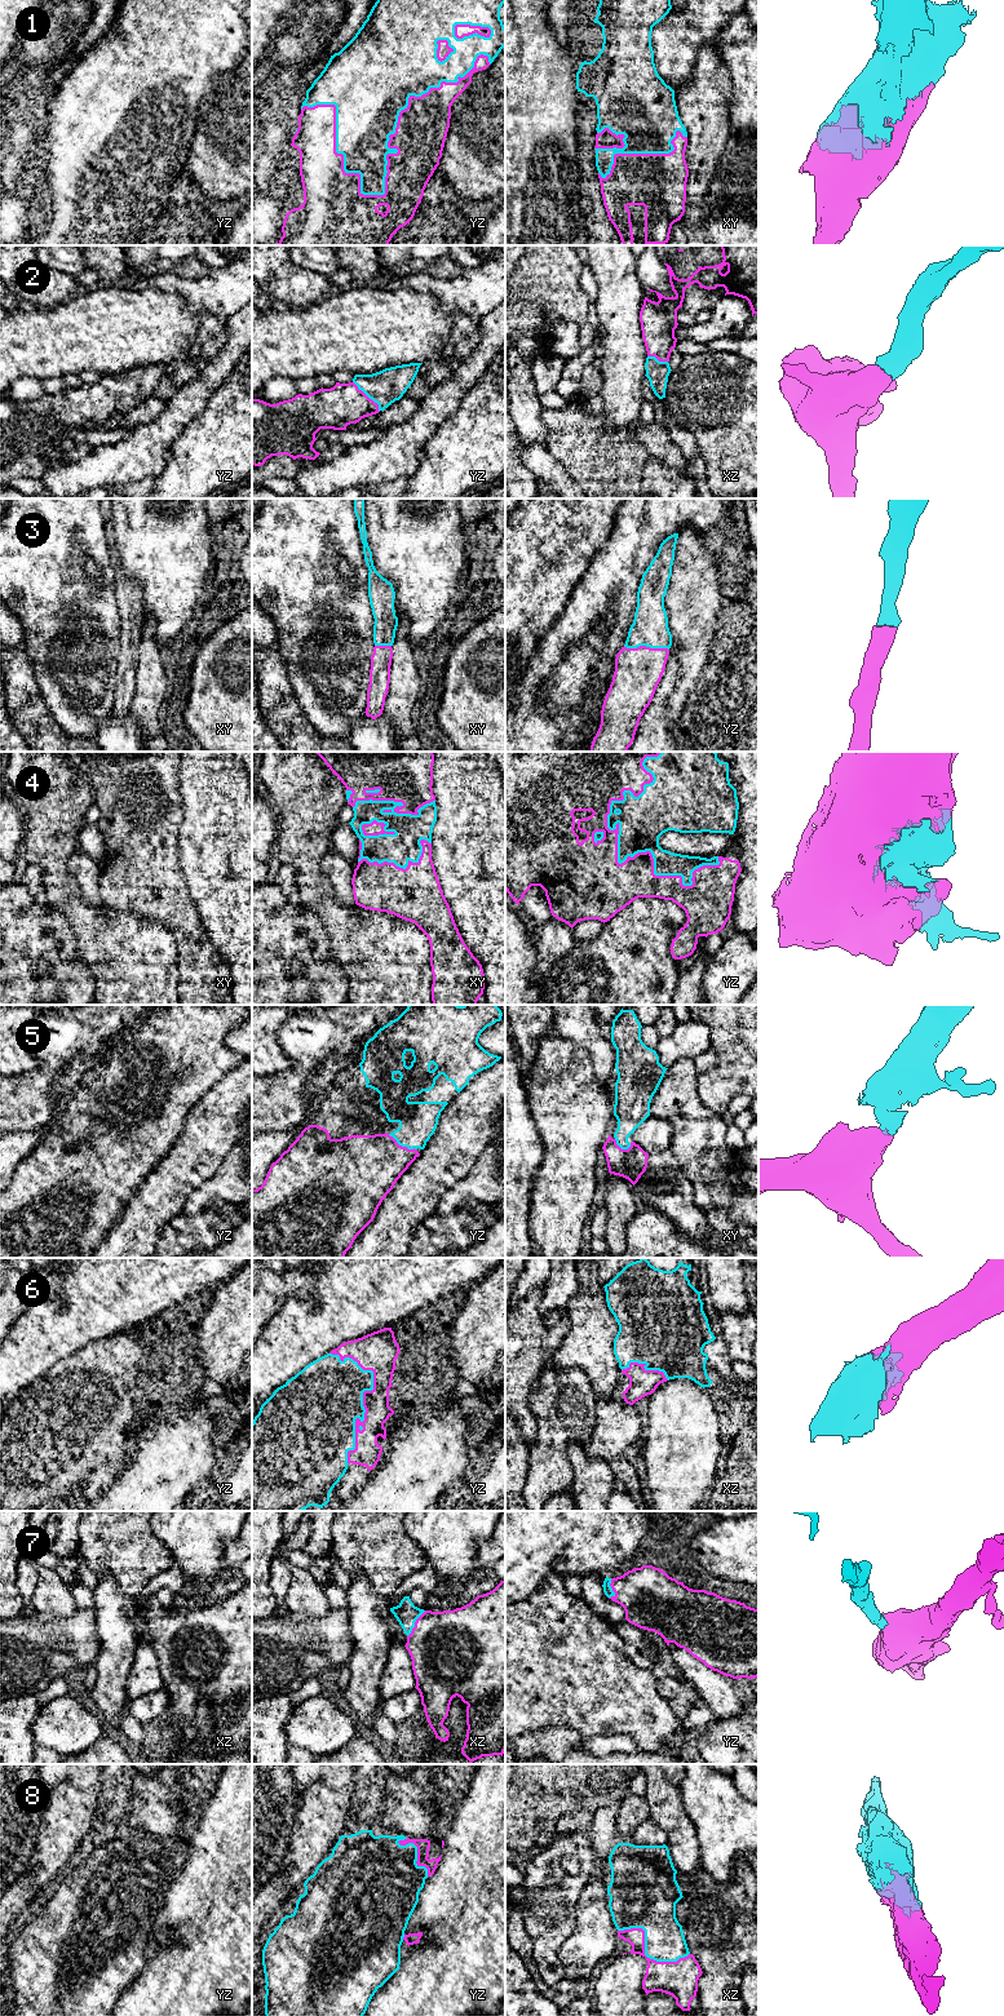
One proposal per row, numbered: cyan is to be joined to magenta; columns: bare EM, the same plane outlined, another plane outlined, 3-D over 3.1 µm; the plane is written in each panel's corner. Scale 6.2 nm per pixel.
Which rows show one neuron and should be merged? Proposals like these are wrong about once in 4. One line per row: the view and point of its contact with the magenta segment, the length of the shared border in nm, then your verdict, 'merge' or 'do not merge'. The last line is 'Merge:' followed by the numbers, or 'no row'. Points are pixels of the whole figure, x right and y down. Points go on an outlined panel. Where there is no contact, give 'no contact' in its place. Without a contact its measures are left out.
1: meets magenta in yz at (386, 174); contact 1200 nm long; merge
2: meets magenta in yz at (367, 397); contact 260 nm long; merge
3: meets magenta in yz at (645, 646); contact 280 nm long; merge
4: meets magenta in yz at (618, 831); contact 850 nm long; merge
5: meets magenta in yz at (401, 1146); contact 200 nm long; merge
6: meets magenta in yz at (363, 1399); contact 700 nm long; merge
7: meets magenta in xz at (415, 1624); contact 200 nm long; merge
8: meets magenta in xz at (644, 1952); contact 480 nm long; merge
Merge: 1, 2, 3, 4, 5, 6, 7, 8

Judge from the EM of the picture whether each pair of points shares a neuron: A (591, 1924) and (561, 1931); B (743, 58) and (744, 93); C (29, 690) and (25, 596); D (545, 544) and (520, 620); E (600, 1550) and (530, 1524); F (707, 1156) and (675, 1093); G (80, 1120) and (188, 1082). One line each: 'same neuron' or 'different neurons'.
A: different neurons
B: same neuron
C: different neurons
D: same neuron
E: same neuron
F: same neuron
G: same neuron

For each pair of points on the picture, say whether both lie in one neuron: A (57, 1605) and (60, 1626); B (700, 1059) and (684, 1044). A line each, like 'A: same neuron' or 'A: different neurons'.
A: different neurons
B: different neurons

